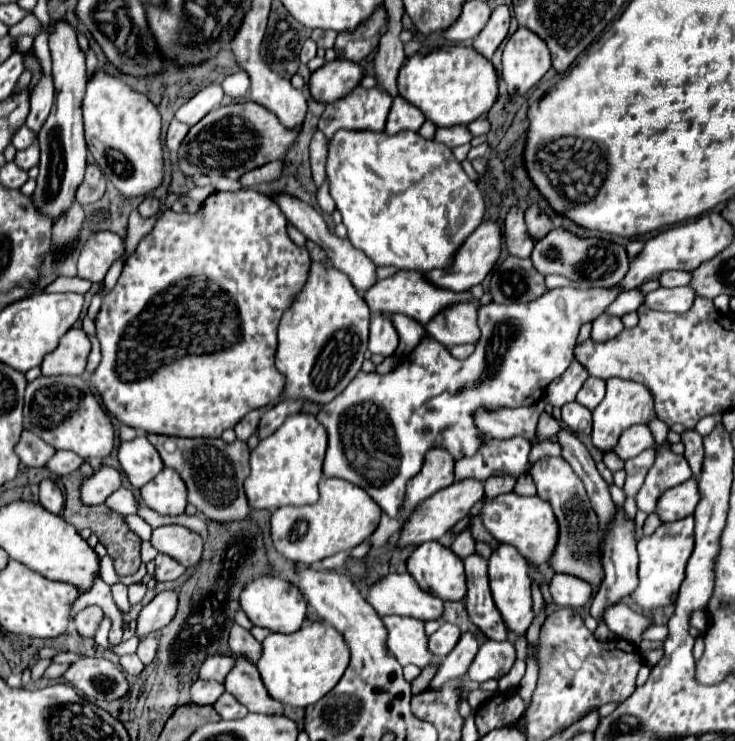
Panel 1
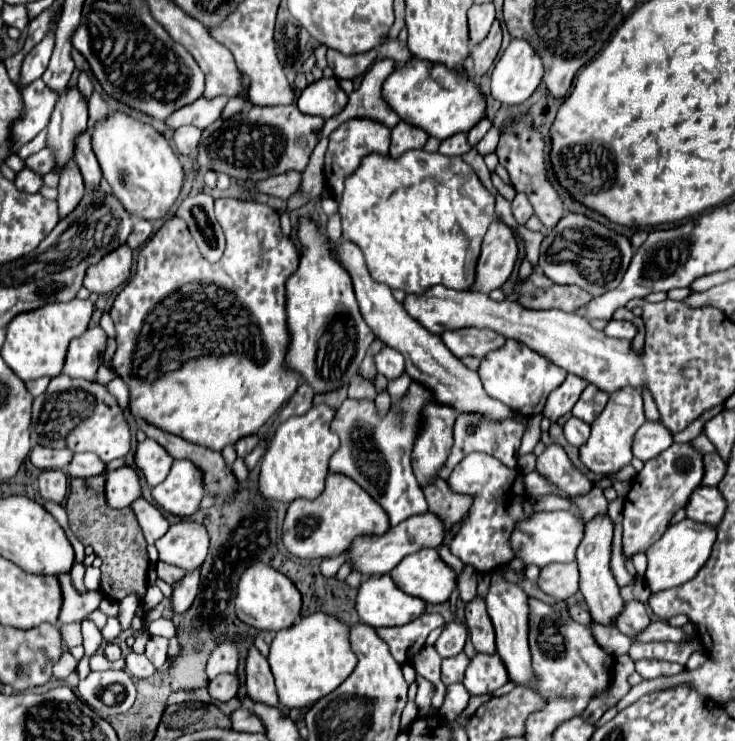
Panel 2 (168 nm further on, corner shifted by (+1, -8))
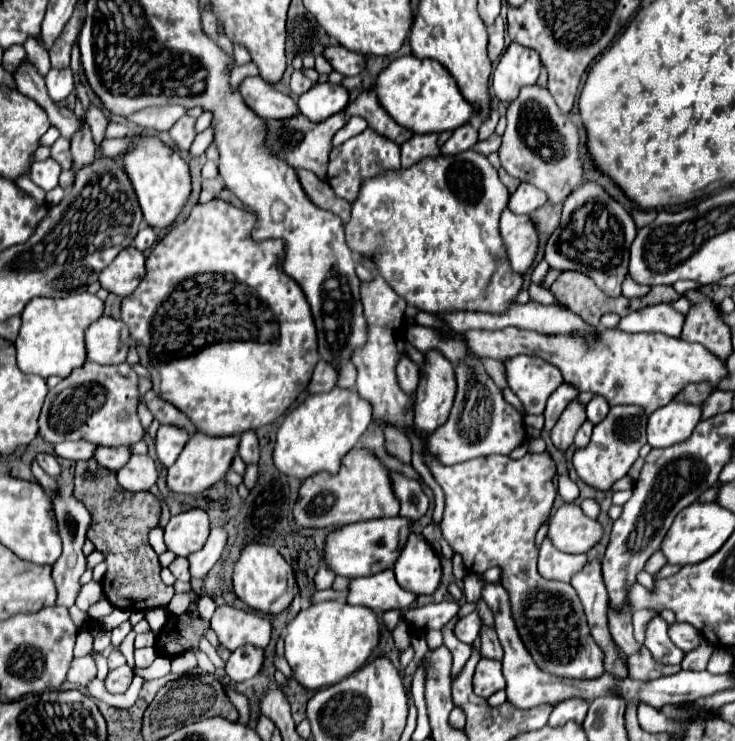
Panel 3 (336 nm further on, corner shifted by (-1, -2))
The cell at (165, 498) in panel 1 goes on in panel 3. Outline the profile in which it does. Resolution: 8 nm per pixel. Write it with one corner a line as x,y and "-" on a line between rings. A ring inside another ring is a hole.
196,432
184,446
178,460
168,468
168,488
178,494
200,494
226,476
236,456
240,436
206,436

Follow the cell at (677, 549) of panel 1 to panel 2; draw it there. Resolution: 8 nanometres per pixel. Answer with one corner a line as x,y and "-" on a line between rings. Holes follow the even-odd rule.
686,518
686,520
670,526
662,534
662,538
646,550
648,570
644,574
644,580
650,588
650,592
656,594
660,590
680,586
680,584
688,582
690,578
694,578
696,572
700,570
700,566
704,566
704,562
708,560
714,540
716,540
716,528
708,526
708,524
700,524
700,522
694,522
694,520

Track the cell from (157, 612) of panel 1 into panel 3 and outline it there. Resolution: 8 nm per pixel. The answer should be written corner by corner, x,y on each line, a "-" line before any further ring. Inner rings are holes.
214,526
210,530
210,536
208,536
206,544
202,546
202,550
188,556
192,578
202,578
202,576
206,576
210,572
210,568
220,560
222,550
226,546
226,540
228,540
228,536
226,536
224,528

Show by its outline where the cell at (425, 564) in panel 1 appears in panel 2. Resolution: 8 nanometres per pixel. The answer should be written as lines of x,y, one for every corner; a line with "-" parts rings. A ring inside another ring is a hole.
420,550
390,572
400,590
422,598
428,604
448,602
456,588
456,572
438,556
436,550

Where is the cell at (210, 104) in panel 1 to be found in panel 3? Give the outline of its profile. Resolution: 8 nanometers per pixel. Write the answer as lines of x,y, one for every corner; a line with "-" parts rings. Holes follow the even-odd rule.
178,104
162,106
162,108
144,108
142,112
134,112
134,116
126,116
126,120
154,132
164,132
168,130
180,116
186,114
186,108

